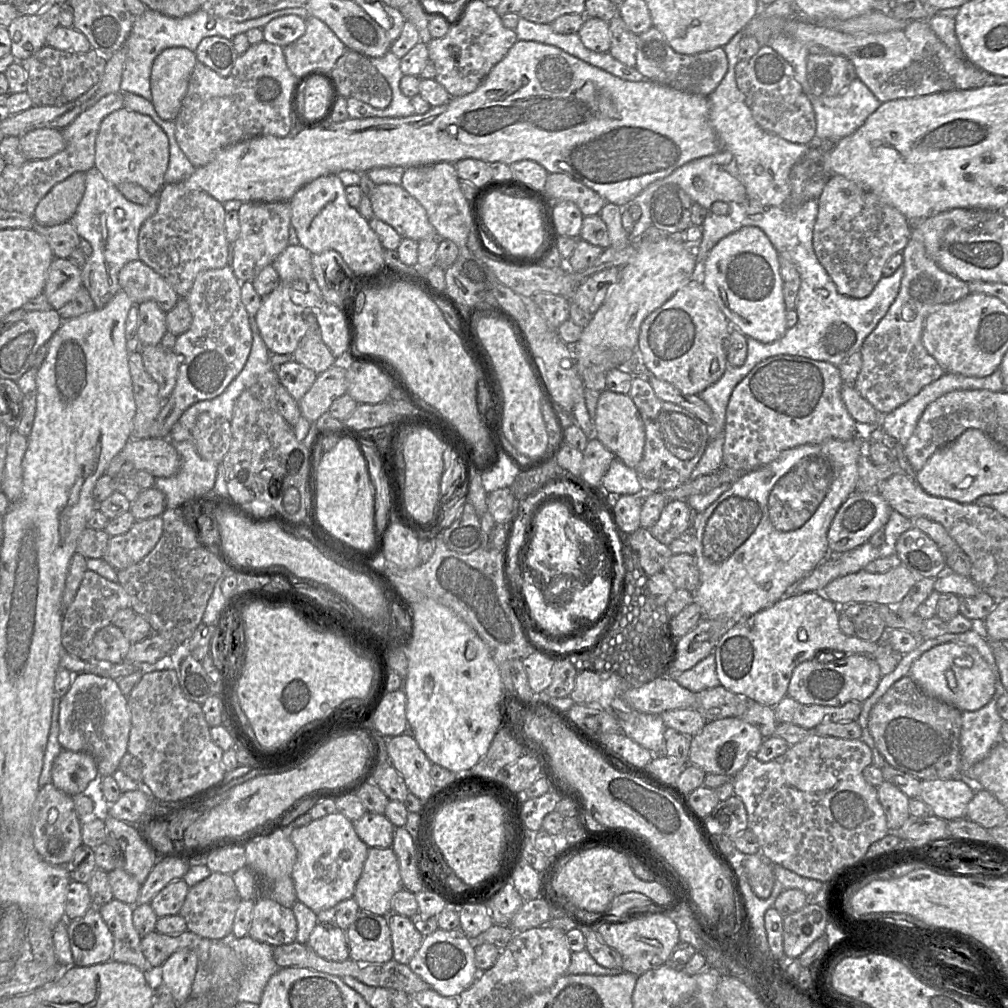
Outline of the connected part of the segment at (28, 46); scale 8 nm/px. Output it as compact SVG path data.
M54 4L39 14L18 16L7 27L11 54L22 61L46 45L47 36L60 25L61 5Z

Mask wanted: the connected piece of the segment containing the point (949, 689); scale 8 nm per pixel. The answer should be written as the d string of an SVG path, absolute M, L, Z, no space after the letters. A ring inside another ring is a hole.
M961 643L933 647L914 661L909 675L930 696L960 711L976 711L987 705L995 694L995 676L977 649Z

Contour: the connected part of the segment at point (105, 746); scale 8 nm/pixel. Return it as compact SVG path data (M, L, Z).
M93 673L74 674L68 692L60 698L58 742L62 749L93 756L100 777L113 775L128 752L130 713L117 681Z

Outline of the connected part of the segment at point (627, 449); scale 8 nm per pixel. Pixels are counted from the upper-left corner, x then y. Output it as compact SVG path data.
M605 389L600 393L594 419L597 439L625 465L635 468L640 462L645 444L644 425L637 407L628 394Z

